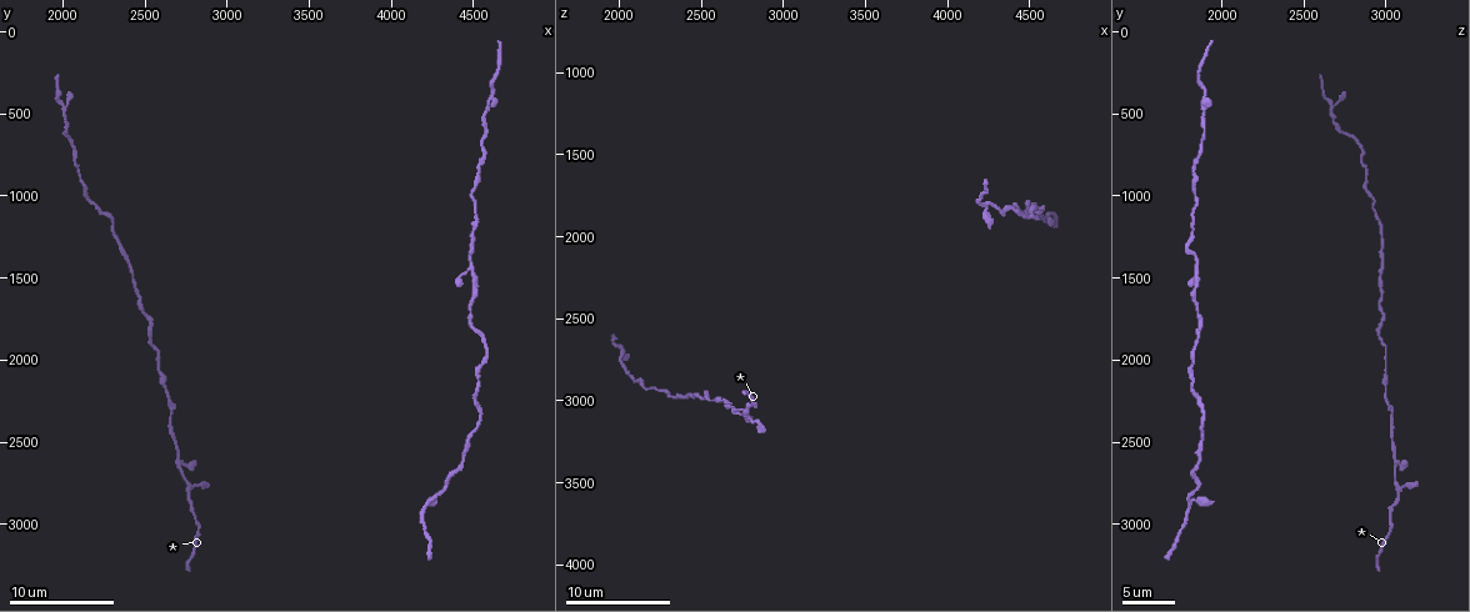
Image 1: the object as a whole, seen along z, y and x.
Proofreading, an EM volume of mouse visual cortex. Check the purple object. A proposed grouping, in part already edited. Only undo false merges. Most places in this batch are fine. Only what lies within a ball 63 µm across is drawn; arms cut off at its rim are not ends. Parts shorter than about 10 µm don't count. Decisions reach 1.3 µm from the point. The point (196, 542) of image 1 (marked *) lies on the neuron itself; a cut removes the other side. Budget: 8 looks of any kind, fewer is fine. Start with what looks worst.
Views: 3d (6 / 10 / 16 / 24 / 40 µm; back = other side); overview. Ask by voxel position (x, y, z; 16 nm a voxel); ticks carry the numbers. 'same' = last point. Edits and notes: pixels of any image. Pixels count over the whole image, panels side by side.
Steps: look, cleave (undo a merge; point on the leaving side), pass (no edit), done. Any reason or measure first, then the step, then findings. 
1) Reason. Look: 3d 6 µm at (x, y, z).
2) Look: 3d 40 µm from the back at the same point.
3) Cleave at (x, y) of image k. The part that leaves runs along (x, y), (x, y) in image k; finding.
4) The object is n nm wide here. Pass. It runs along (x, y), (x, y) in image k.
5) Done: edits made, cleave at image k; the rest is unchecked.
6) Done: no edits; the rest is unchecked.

Look: 3d 16 µm at (4240, 2860, 1800).

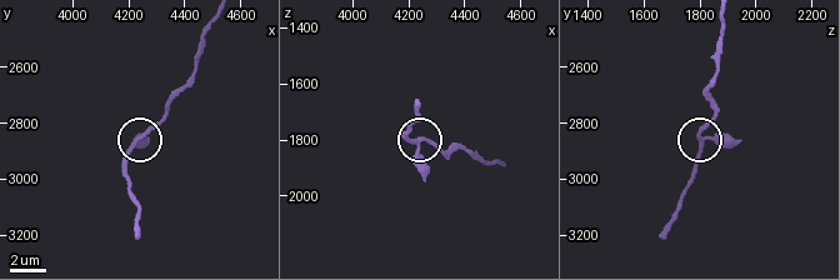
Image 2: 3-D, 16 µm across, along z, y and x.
Look: 3d 16 µm from the back at (4230, 2860, 1810).

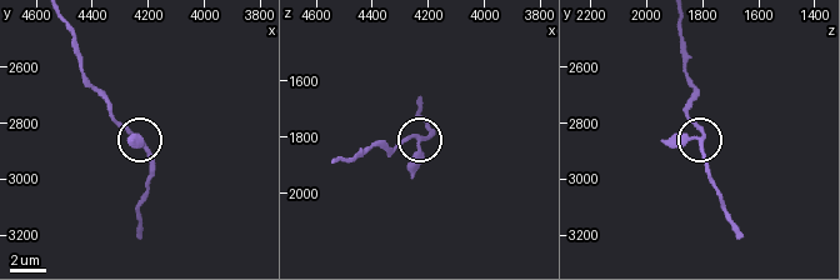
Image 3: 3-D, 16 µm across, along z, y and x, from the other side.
Pass. All the same neuron.

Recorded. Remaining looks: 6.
Two arms in line, one across. Look: 3d 6 µm at (4500, 1480, 1840).

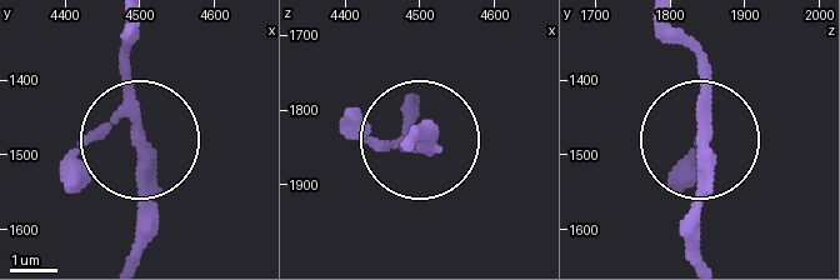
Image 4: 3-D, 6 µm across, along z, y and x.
Look: 3d 6 µm from the back at (4495, 1465, 1845).

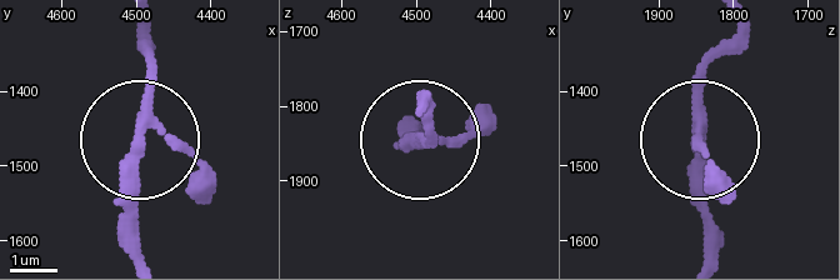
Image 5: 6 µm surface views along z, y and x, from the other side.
The object is 230 nm wide here. Pass. Continuous, no second neuron.

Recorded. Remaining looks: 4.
A narrow waist. Look: 3d 16 µm at (2740, 2720, 3040).

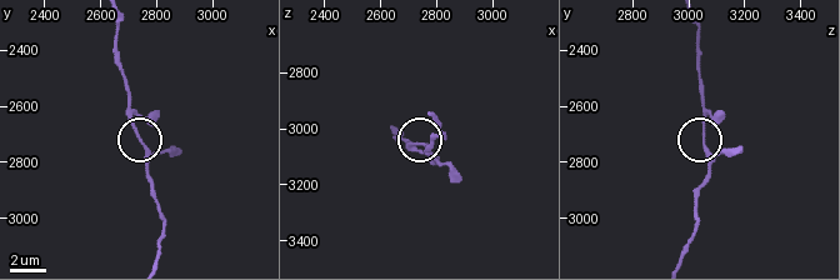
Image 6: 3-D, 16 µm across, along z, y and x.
Pass. It runs along (160, 249), (165, 228), (129, 95) in image 6; continuous, no second neuron.

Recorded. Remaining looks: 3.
Thick turns thin. Look: 3d 10 µm at (2580, 2040, 3000).

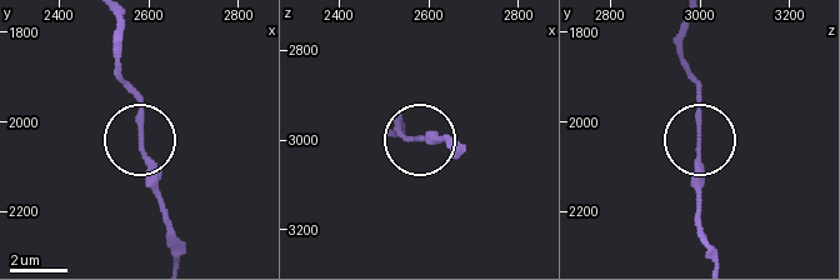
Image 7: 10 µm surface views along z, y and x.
Pass. It runs along (173, 255), (159, 176), (139, 140), (136, 98), (125, 79) in image 7; all the same neuron.

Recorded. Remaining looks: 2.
Done: no edits; the rest is unchecked.

